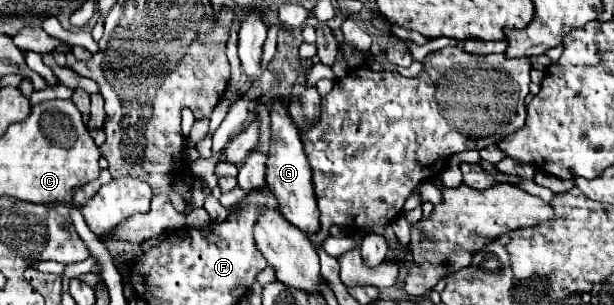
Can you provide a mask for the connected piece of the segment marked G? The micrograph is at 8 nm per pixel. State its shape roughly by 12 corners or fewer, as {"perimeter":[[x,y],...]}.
{"perimeter":[[272,107],[266,183],[282,215],[318,231],[310,163],[286,107]]}

